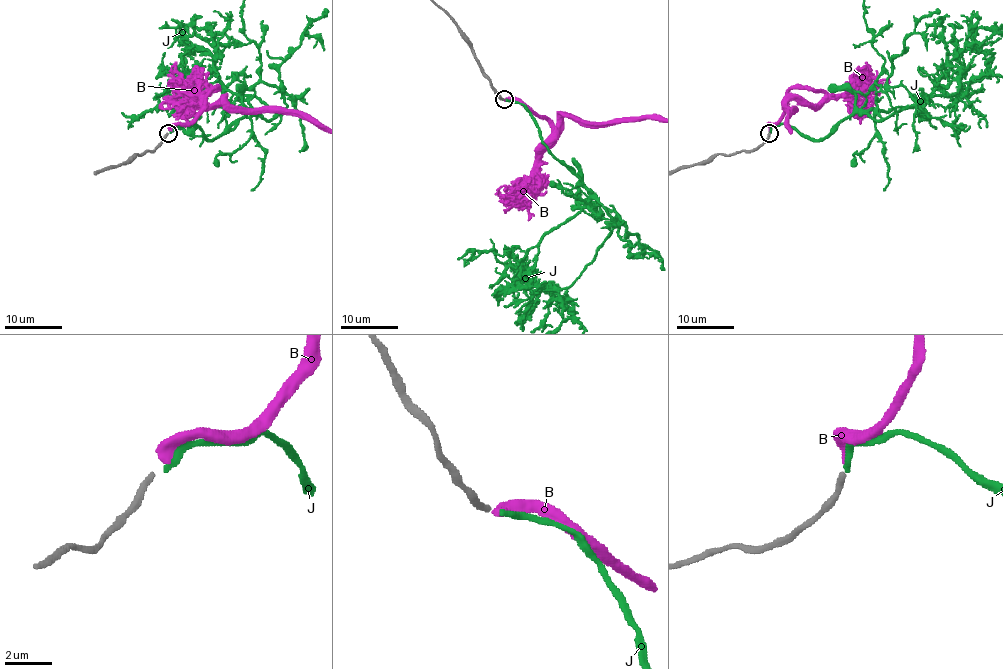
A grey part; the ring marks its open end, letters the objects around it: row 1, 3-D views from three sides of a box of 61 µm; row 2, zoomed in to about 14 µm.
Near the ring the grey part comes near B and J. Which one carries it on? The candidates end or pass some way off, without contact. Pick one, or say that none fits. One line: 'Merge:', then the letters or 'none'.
Merge: J

